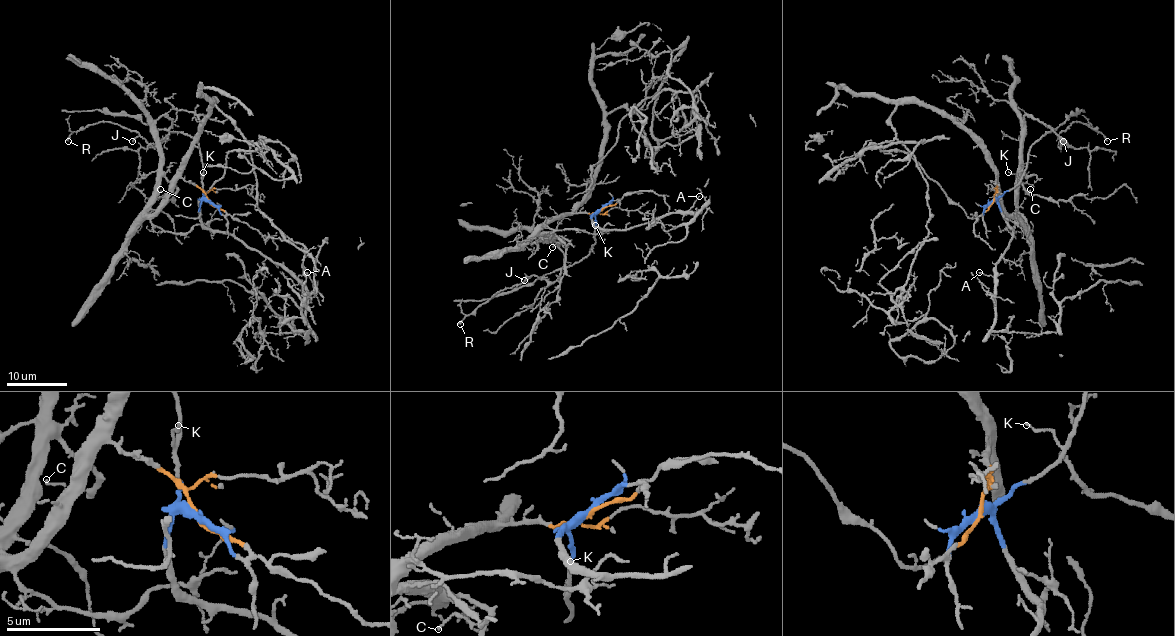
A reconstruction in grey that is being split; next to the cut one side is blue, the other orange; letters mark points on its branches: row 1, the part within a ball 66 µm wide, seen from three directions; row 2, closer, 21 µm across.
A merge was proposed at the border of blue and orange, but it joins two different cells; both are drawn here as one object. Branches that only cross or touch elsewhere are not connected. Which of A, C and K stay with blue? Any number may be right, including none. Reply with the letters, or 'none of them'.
A, K

